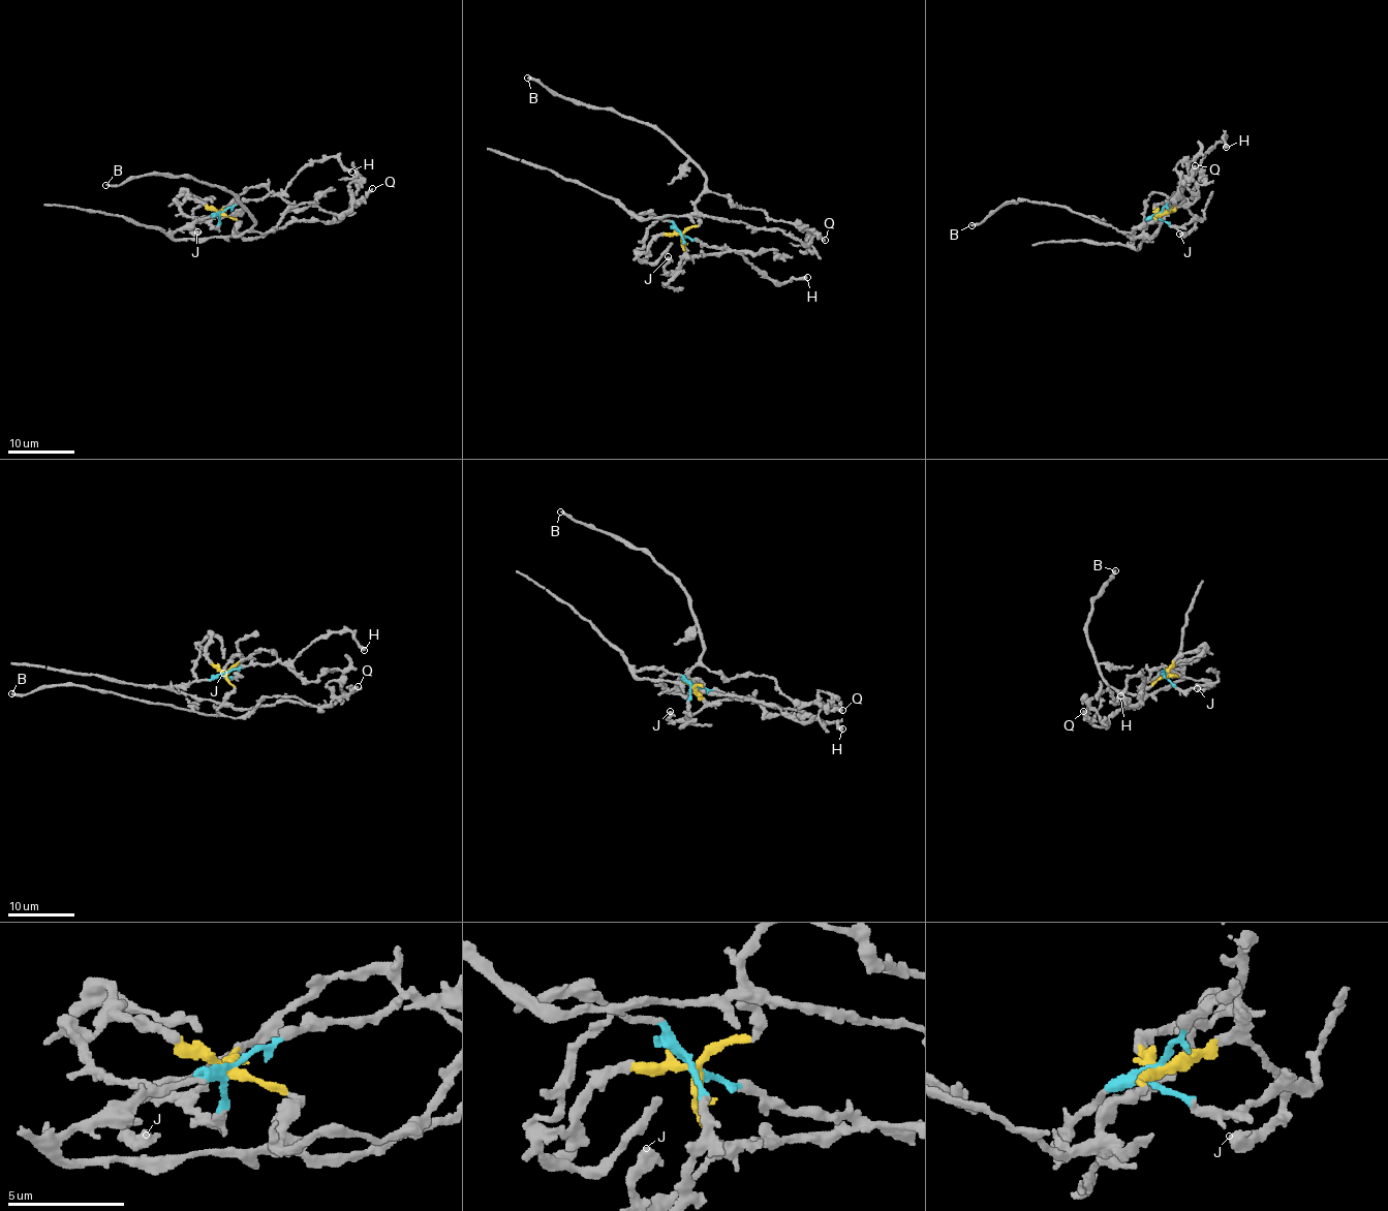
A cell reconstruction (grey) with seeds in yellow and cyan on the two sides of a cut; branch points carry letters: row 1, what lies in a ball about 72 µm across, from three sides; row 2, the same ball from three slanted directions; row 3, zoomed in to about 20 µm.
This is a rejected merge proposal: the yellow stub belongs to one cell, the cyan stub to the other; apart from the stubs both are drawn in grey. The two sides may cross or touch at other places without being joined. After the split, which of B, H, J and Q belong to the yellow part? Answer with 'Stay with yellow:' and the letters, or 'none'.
Stay with yellow: B, J, Q

